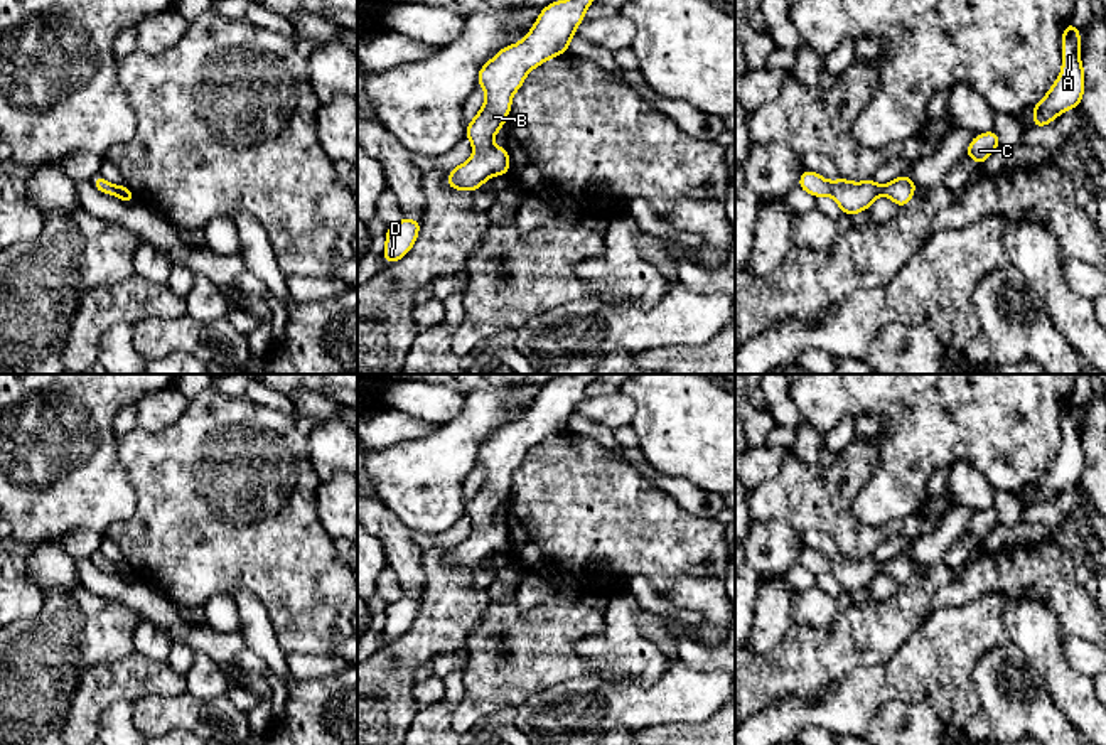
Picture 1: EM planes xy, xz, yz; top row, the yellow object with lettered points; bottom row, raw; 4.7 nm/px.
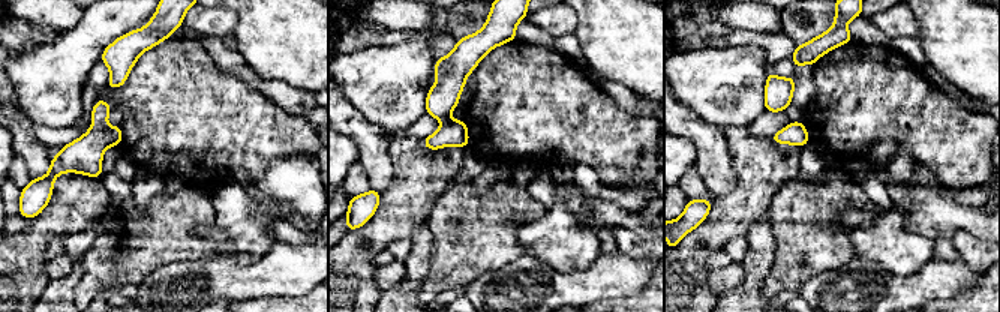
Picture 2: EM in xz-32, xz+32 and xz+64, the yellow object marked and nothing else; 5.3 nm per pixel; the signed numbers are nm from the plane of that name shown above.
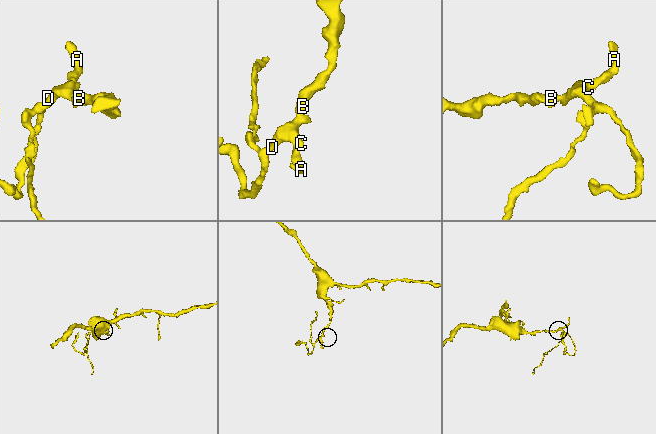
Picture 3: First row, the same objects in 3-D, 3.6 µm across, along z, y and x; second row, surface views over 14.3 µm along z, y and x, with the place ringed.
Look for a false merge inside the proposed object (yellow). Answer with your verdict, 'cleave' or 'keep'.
keep

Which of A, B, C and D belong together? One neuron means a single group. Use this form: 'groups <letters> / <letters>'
groups A B C D

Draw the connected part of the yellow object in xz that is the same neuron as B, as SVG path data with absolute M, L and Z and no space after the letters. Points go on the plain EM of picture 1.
M573 374L550 381L541 386L521 420L501 426L486 443L481 443L477 462L486 467L486 479L465 504L465 514L475 531L450 548L448 565L474 570L487 556L509 551L507 528L494 524L492 516L506 501L511 477L531 447L568 428L568 420L595 376Z

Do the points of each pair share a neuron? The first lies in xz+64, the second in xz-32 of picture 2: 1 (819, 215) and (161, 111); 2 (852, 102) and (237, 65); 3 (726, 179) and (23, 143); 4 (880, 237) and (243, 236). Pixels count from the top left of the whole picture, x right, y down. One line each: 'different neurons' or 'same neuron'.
1: different neurons
2: different neurons
3: same neuron
4: same neuron

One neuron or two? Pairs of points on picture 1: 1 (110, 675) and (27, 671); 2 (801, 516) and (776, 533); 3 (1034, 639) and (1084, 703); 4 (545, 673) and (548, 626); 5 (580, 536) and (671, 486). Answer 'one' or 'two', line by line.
1: two
2: two
3: one
4: one
5: two

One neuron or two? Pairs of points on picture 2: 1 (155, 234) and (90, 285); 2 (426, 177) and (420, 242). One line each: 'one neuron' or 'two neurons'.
1: one neuron
2: two neurons

